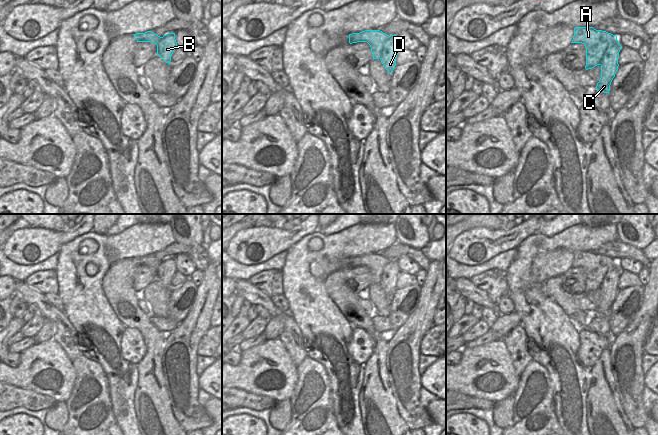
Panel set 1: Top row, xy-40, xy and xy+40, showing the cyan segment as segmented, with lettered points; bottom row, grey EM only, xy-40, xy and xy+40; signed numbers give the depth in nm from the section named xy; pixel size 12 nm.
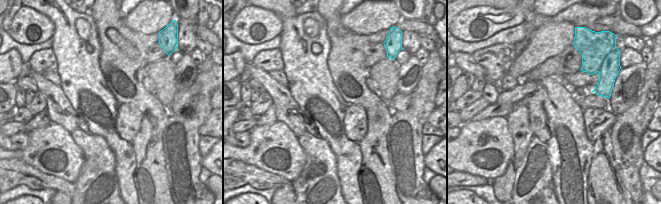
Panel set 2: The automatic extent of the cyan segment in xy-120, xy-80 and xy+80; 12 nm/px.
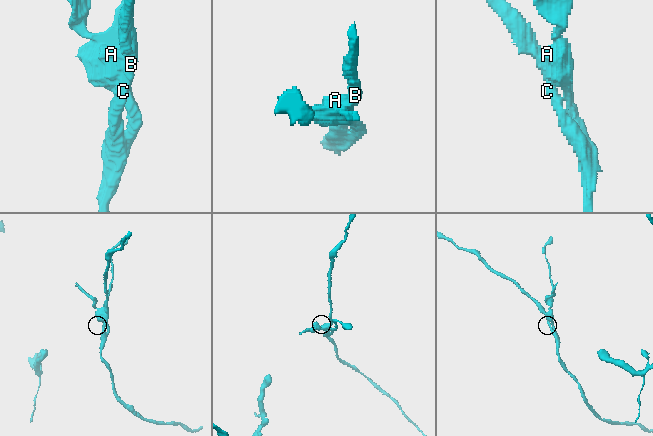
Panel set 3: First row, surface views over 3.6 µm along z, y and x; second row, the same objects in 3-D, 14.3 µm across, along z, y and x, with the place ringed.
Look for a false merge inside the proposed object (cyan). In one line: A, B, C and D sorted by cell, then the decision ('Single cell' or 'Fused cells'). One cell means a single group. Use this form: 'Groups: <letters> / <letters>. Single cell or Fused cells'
Groups: A / B C D. Fused cells.

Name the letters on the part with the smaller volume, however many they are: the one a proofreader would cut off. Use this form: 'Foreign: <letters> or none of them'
Foreign: A

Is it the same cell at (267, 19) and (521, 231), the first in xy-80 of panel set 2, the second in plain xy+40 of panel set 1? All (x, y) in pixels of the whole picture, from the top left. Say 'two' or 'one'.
one

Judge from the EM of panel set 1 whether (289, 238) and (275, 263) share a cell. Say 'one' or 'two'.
two

